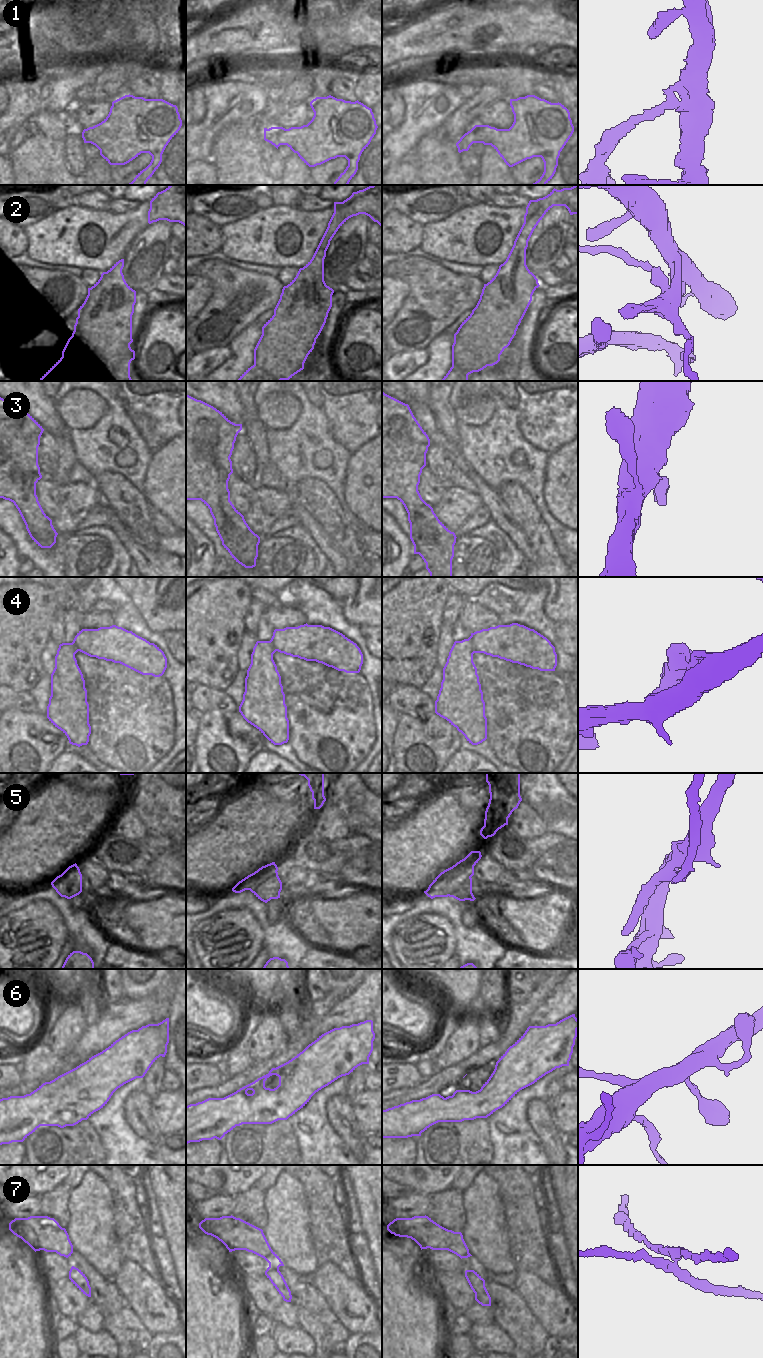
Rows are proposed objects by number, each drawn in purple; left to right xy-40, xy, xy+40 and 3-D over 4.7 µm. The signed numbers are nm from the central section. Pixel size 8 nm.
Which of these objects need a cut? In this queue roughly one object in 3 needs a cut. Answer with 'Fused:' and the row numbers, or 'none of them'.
Fused: 1, 2, 5, 7.

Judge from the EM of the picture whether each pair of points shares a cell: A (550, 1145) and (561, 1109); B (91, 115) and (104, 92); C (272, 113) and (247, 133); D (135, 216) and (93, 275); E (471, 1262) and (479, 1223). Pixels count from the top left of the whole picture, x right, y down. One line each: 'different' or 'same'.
A: different
B: different
C: different
D: different
E: different

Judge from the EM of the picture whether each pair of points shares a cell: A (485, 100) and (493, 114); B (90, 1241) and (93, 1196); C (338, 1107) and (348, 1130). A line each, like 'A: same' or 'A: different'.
A: different
B: same
C: same

